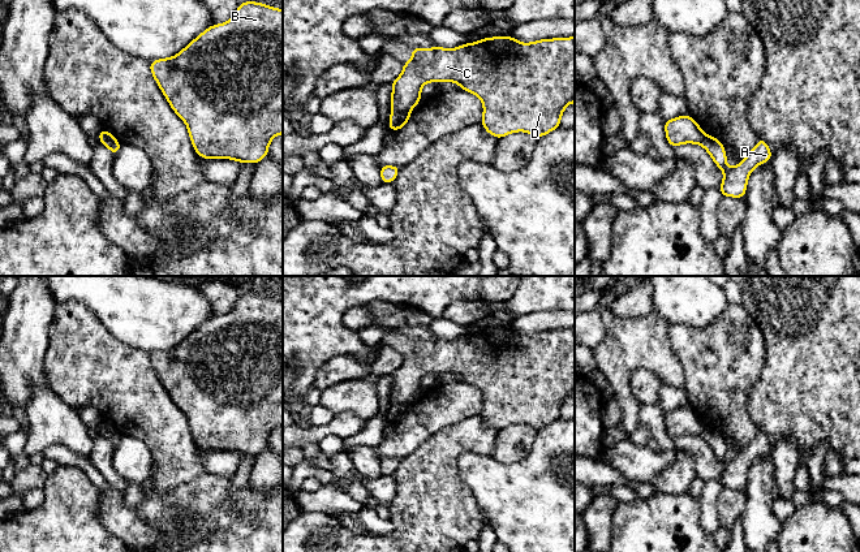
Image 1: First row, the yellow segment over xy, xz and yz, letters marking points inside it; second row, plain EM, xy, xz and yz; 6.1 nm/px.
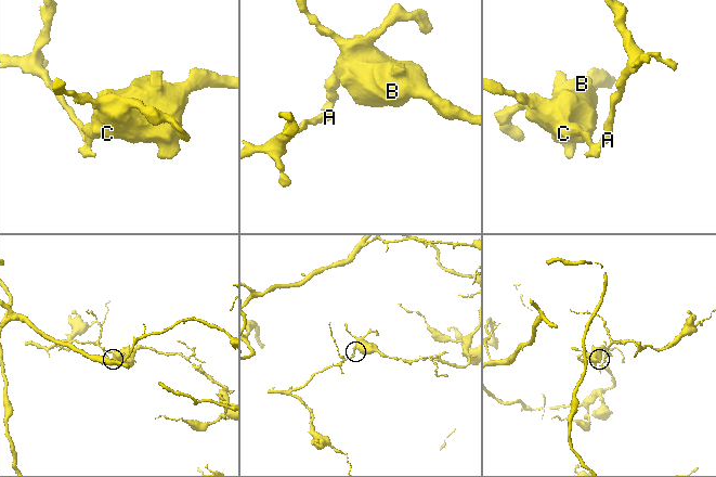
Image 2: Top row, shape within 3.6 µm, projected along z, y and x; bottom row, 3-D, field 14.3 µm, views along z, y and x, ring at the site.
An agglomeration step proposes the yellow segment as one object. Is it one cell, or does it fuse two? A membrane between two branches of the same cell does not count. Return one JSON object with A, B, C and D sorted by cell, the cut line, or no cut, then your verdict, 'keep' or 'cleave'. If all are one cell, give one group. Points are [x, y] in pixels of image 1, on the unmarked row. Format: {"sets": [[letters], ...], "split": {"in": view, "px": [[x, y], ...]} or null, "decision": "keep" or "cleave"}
{"sets": [["A"], ["B", "C", "D"]], "split": {"in": "xz", "px": [[409, 401], [392, 404]]}, "decision": "cleave"}

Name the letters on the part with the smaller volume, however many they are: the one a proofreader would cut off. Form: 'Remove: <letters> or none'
Remove: A

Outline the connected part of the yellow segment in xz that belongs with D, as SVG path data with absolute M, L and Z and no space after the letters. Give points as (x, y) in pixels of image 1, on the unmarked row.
M513 328L483 329L474 335L461 336L447 341L414 338L412 352L404 354L401 366L391 375L391 404L405 404L421 393L421 380L427 374L455 374L460 381L477 387L483 396L481 415L495 430L511 424L525 423L537 430L560 418L560 409L566 398L575 394L575 328L541 331L521 335Z

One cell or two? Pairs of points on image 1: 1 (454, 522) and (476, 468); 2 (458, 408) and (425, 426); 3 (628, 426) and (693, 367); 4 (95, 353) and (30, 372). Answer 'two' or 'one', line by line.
1: two
2: one
3: two
4: two

